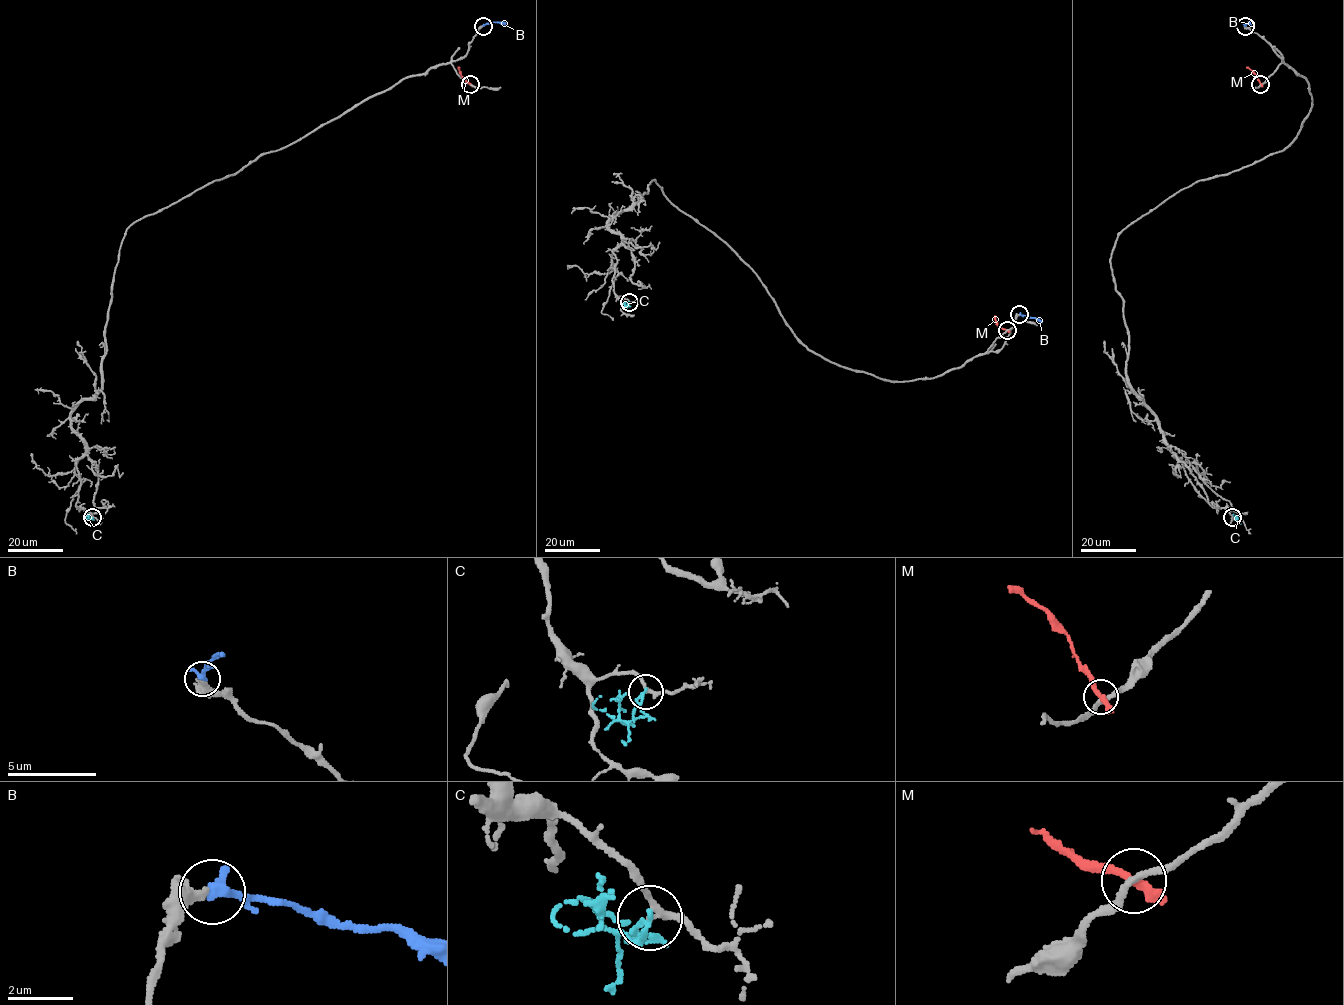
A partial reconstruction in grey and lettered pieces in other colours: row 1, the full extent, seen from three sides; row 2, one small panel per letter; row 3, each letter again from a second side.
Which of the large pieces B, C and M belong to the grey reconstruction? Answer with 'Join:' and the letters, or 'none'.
Join: B

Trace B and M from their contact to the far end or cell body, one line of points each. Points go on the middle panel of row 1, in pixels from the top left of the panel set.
B: (1019, 314), (1042, 322)
M: (1007, 330), (997, 325), (994, 316)

